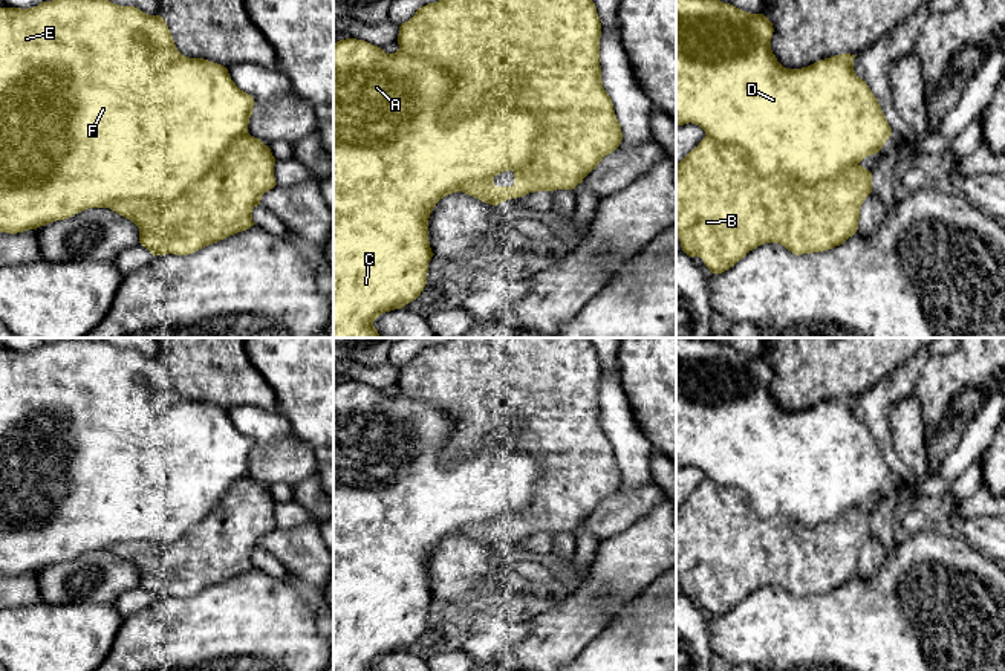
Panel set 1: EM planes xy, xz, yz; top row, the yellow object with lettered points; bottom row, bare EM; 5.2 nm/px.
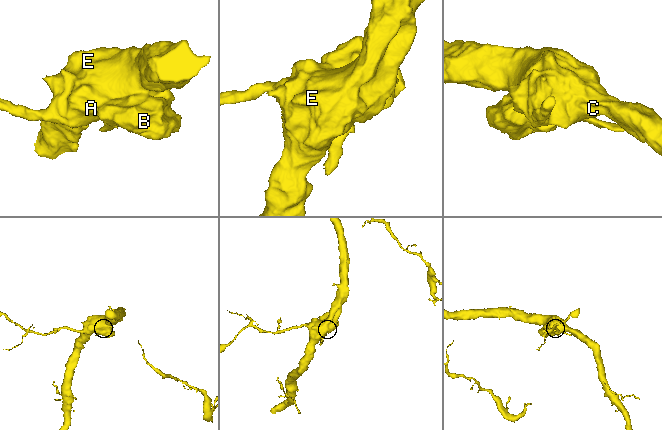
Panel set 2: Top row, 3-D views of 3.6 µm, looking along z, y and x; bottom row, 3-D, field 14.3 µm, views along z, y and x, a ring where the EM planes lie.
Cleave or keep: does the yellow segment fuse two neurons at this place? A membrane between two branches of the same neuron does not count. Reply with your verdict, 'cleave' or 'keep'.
cleave

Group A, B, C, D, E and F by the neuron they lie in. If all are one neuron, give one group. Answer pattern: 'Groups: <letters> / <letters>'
Groups: A C D E F / B

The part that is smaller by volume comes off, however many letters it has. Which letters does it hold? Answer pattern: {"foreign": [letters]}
{"foreign": ["B"]}

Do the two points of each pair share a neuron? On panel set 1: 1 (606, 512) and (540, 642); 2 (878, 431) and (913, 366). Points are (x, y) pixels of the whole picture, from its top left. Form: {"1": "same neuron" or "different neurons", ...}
{"1": "different neurons", "2": "same neuron"}

